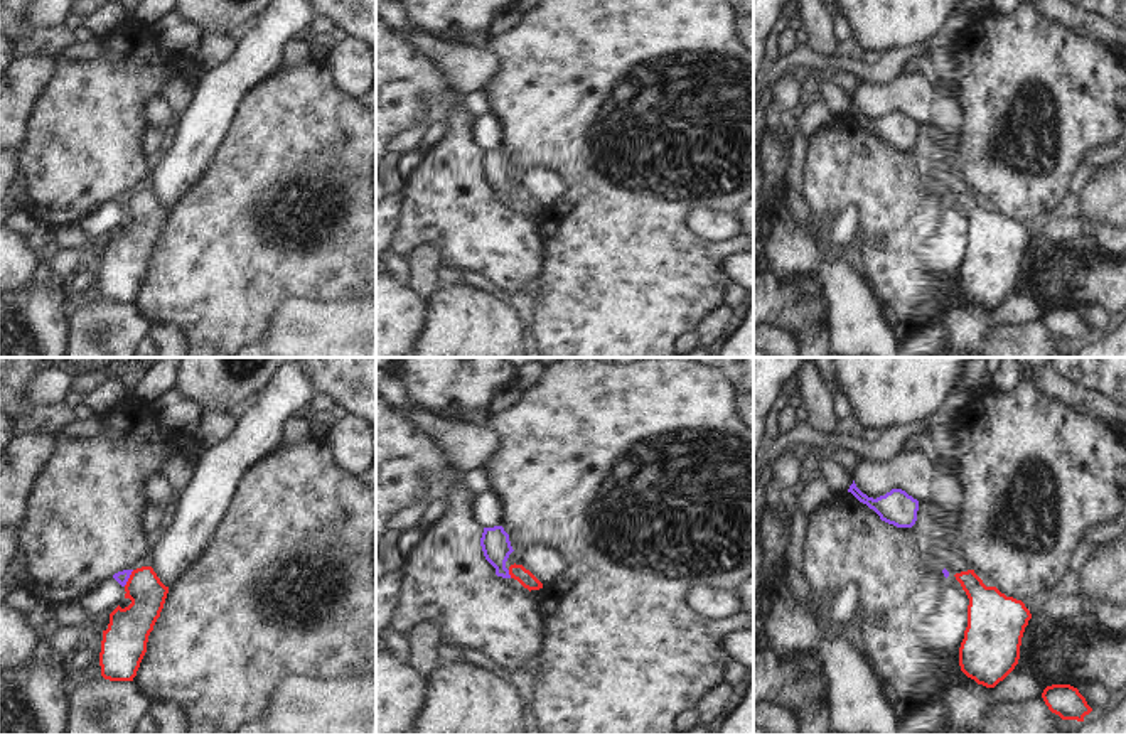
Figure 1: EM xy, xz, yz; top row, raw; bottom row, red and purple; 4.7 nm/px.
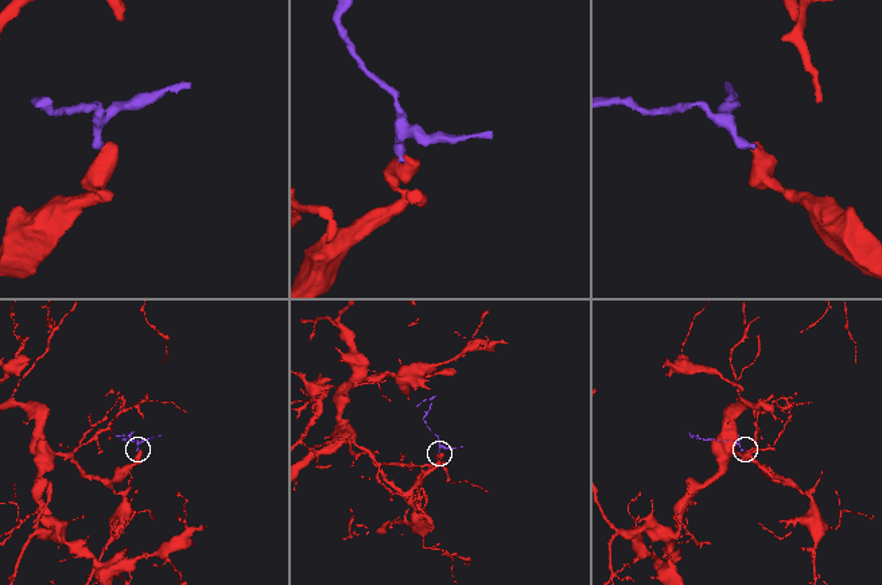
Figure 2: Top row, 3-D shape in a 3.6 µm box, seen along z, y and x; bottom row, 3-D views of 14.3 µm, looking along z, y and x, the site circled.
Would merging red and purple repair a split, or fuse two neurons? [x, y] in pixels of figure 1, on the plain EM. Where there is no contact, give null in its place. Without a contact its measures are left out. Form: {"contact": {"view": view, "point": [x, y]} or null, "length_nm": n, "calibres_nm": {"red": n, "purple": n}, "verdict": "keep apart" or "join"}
{"contact": {"view": "xy", "point": [128, 201]}, "length_nm": 90, "calibres_nm": {"red": 200, "purple": 60}, "verdict": "join"}

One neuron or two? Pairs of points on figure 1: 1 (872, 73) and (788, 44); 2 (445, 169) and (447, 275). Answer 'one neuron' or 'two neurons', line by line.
1: two neurons
2: two neurons

